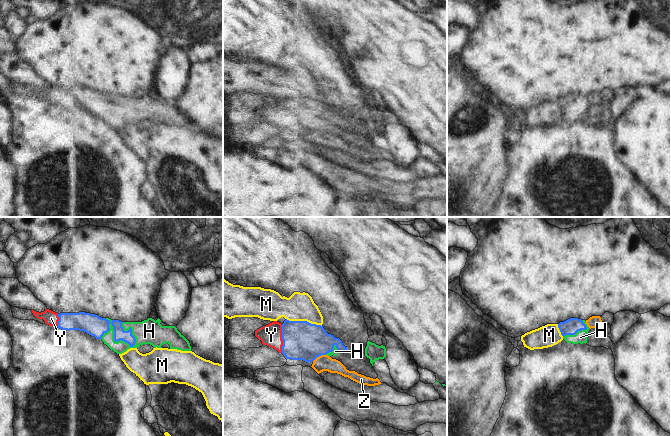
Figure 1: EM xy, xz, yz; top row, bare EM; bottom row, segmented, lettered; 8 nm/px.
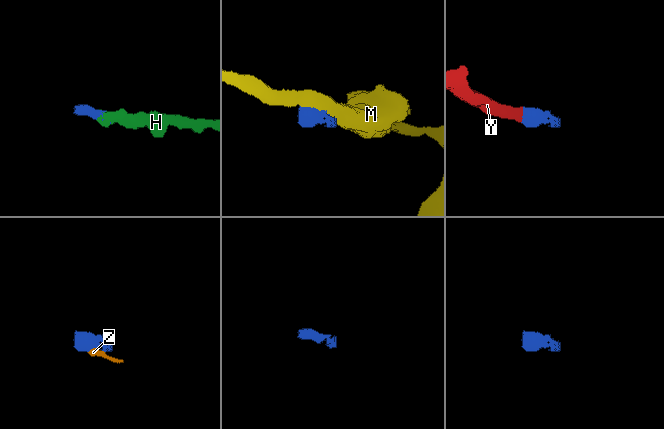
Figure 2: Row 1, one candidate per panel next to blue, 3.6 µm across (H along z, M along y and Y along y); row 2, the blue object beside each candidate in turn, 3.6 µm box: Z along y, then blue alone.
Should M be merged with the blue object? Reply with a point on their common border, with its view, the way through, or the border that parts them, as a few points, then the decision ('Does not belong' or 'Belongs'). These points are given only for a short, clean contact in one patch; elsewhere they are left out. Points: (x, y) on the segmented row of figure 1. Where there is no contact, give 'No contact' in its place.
Touches blue at xz (304, 321). Does not belong

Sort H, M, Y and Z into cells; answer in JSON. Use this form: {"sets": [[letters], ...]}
{"sets": [["H", "Y"], ["M"], ["Z"]]}

